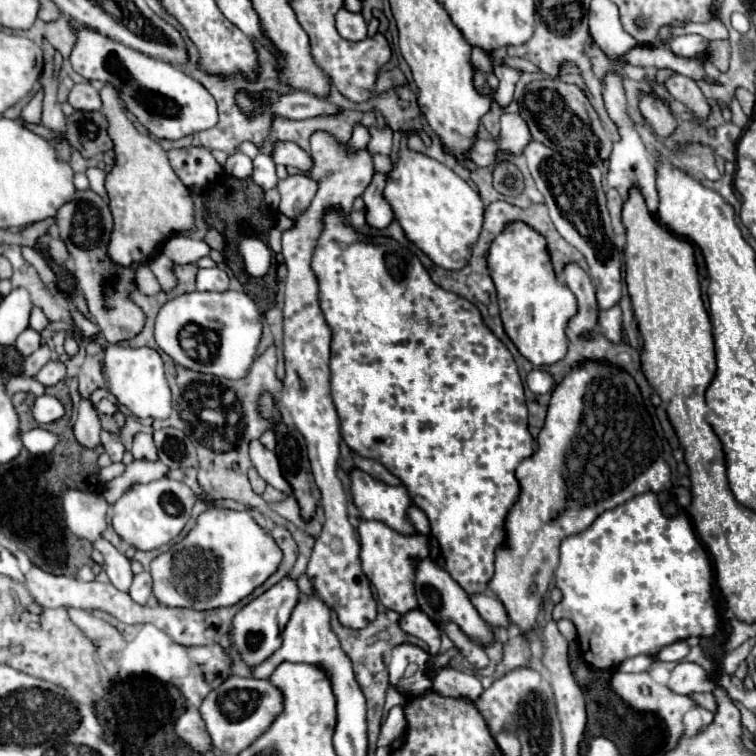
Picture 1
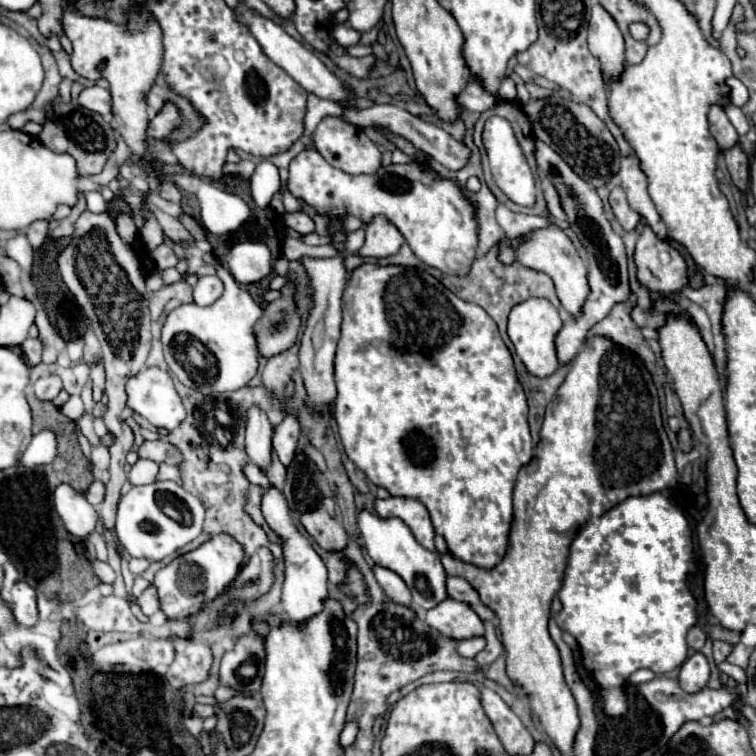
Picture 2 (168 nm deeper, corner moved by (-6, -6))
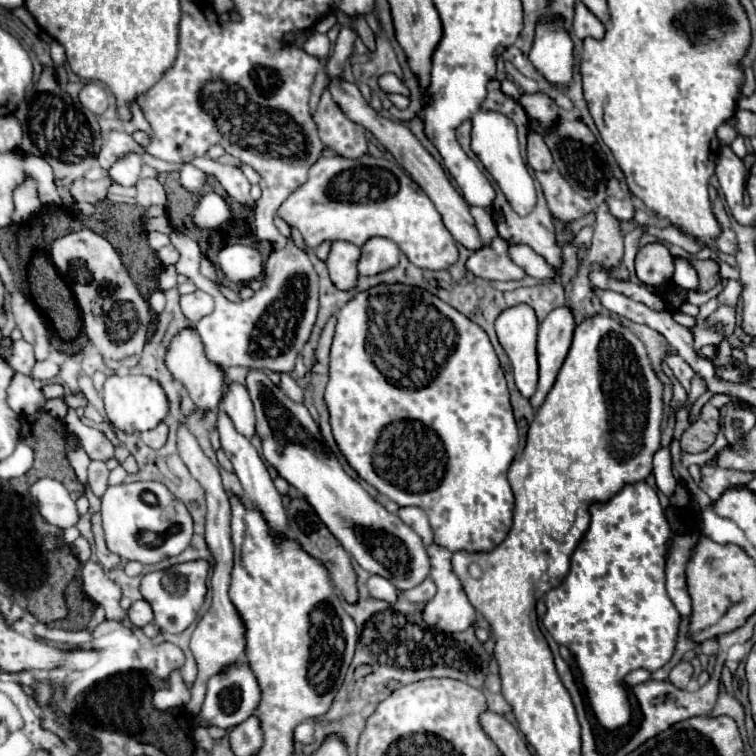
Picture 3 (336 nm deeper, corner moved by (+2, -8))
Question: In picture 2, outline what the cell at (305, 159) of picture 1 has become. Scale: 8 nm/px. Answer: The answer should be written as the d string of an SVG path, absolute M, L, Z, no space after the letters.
M314 149L300 151L292 163L290 163L290 177L288 177L288 189L304 199L308 205L316 207L322 215L336 213L336 215L354 215L364 221L370 221L376 215L386 215L392 225L398 227L398 231L408 241L414 255L430 265L440 269L446 275L468 275L474 259L476 259L476 247L478 247L478 205L464 195L458 181L442 177L438 171L434 171L430 165L422 165L416 161L410 161L406 165L388 165L382 167L376 175L348 175L340 169L332 167L324 161L324 157Z

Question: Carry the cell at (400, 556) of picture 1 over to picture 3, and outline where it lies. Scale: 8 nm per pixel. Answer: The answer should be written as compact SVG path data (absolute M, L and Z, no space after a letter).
M372 575L372 577L368 579L366 591L368 591L370 597L382 599L382 601L386 601L386 603L396 601L396 597L398 597L396 587L394 587L388 579L384 579L384 577L380 577L380 575Z

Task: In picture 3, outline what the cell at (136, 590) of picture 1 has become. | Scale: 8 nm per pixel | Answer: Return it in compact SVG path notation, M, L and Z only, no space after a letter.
M144 599L134 601L132 607L128 609L128 619L130 619L132 625L136 625L136 627L144 627L144 625L152 623L152 609L150 609L150 605L148 605Z

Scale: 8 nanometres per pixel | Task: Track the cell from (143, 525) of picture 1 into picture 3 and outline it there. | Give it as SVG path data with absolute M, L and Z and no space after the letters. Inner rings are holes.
M154 481L122 483L116 487L108 487L102 497L100 513L108 549L126 561L140 561L144 565L158 563L166 557L182 553L192 539L192 517L186 505L172 497L166 485ZM156 535L164 535L164 543L158 547L150 547L148 541Z

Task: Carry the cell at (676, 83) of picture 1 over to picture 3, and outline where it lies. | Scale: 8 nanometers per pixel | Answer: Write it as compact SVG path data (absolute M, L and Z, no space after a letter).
M724 123L720 129L718 129L718 137L720 137L720 143L722 145L730 145L734 139L736 139L738 131L730 125L730 123Z

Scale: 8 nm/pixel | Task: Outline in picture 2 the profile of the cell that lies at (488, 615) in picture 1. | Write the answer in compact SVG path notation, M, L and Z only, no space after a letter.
M448 577L448 595L456 601L468 603L478 613L478 617L484 621L492 621L496 617L494 611L480 601L480 595L474 591L474 587L464 577Z

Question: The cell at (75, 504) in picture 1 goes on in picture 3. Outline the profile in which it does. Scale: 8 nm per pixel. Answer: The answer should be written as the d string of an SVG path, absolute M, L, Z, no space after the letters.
M38 479L28 489L30 499L38 505L40 515L60 529L68 529L78 523L78 511L76 503L72 501L70 493L60 481L54 479Z

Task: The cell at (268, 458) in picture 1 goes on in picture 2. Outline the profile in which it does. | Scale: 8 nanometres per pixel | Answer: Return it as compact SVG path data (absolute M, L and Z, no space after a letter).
M258 407L248 411L248 425L246 425L246 453L252 463L256 463L262 471L268 471L272 463L272 425L268 417Z

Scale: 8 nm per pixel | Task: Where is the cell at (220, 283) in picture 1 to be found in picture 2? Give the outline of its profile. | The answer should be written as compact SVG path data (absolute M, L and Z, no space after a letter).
M206 275L200 277L196 287L194 287L194 303L198 305L210 305L214 303L224 291L224 285L218 275Z

